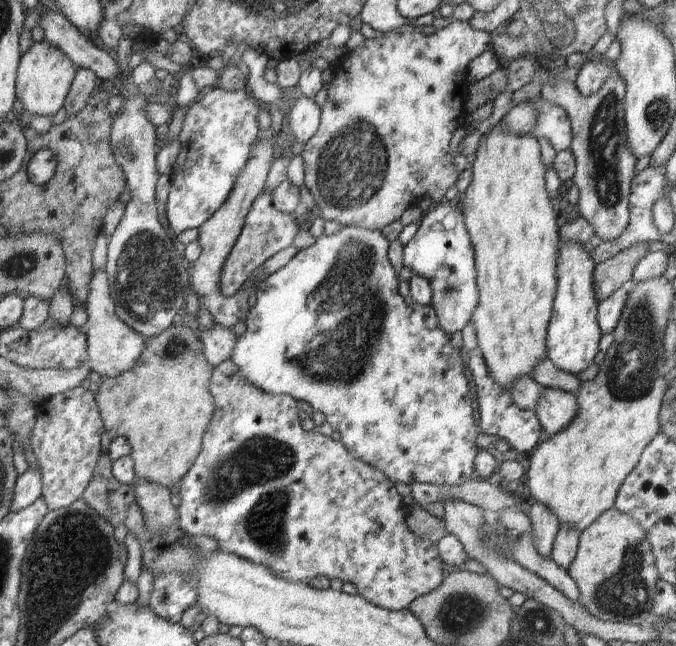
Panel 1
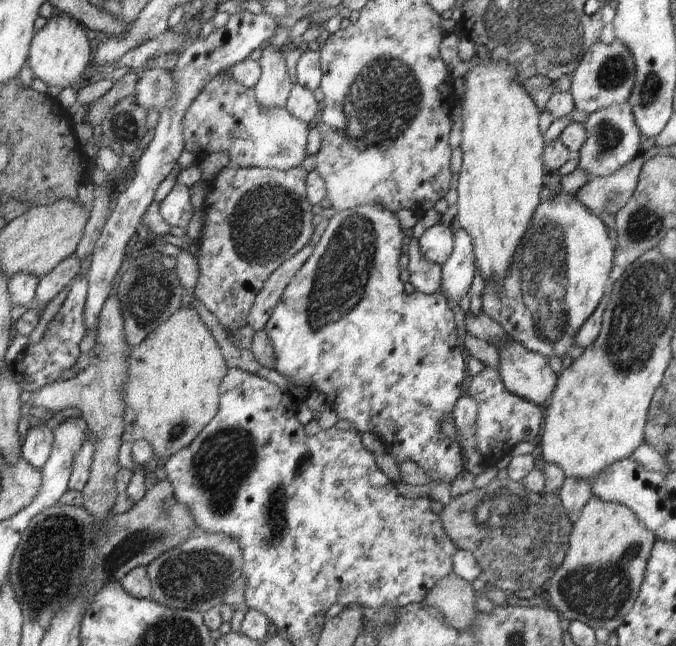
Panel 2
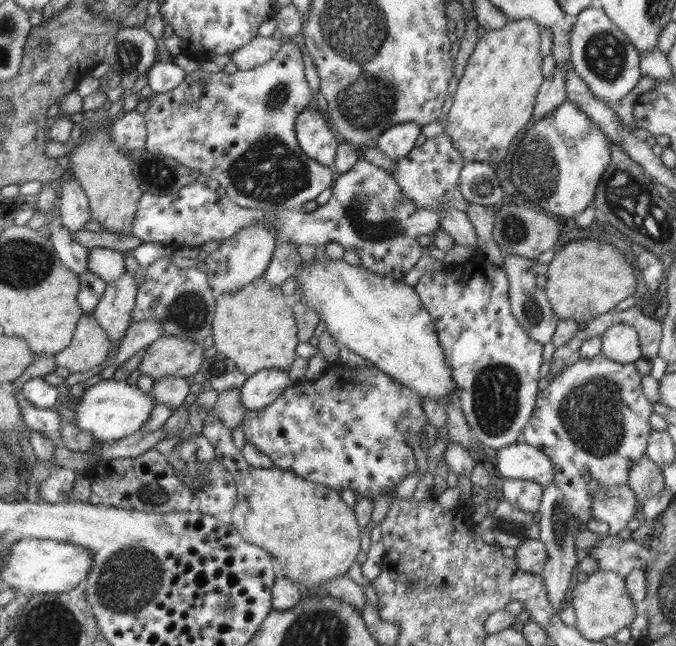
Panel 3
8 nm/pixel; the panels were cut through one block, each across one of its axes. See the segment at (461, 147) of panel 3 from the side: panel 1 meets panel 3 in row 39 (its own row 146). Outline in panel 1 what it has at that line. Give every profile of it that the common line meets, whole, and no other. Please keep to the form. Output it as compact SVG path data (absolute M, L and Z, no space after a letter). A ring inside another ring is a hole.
M499 123L484 136L485 142L475 152L476 157L470 167L471 183L462 195L460 207L475 250L477 270L479 300L471 320L490 376L500 388L508 391L516 378L530 376L534 368L547 358L546 332L552 318L552 302L558 282L559 226L545 186L545 165L538 139L532 134L508 134Z

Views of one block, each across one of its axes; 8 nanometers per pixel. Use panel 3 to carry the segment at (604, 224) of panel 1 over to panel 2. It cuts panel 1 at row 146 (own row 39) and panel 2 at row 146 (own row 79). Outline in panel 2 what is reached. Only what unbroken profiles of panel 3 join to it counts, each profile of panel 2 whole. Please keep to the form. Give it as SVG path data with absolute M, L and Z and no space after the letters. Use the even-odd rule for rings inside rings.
M628 102L613 104L608 108L590 113L583 125L586 130L586 142L576 155L579 158L579 168L588 174L588 181L602 176L612 176L618 168L634 160L641 152L641 132Z

